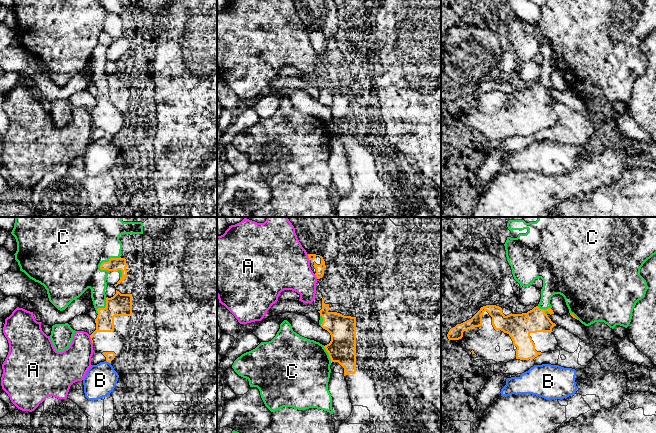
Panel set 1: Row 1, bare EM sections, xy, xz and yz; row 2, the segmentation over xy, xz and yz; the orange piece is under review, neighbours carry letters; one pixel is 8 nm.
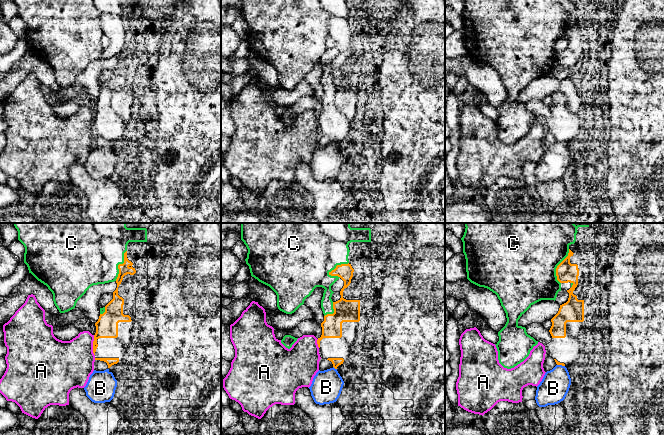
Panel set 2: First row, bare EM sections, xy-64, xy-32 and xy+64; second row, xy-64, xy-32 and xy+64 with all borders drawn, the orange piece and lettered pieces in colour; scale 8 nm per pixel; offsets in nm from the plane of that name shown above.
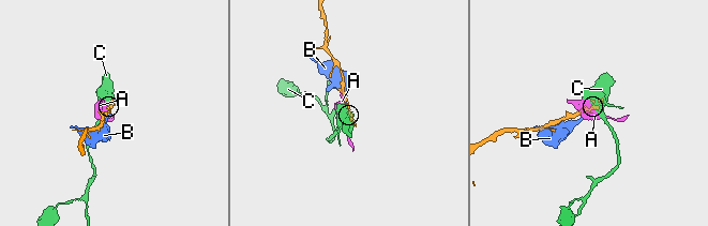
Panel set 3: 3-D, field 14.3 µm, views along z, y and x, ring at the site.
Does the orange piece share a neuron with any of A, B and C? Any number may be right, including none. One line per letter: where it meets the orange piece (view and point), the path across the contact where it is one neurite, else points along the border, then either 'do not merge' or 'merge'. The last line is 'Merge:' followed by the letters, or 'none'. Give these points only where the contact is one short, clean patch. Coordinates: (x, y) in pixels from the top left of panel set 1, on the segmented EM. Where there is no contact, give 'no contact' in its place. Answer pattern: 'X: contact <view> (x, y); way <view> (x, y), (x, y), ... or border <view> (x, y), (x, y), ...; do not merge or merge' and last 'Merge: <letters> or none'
A: contact xy (91, 339); do not merge
B: contact xy (108, 361); do not merge
C: contact xy (109, 260); do not merge
Merge: none

